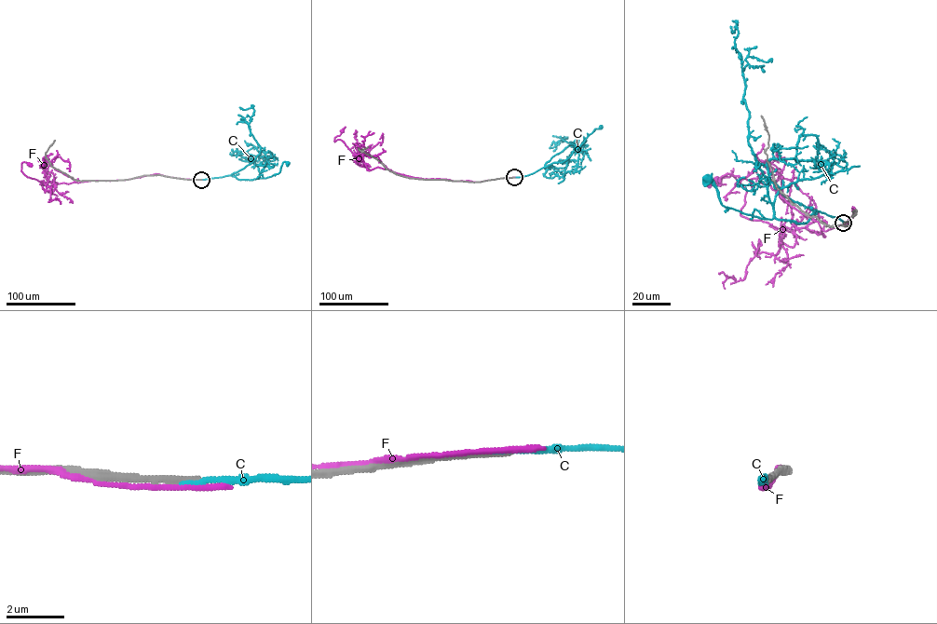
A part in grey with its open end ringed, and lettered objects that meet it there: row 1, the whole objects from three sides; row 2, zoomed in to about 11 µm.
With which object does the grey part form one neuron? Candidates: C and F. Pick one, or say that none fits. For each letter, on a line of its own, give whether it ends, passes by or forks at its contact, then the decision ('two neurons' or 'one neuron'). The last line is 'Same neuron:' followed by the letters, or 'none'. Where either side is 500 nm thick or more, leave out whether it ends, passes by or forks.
C: it ends there; one neuron
F: it passes by; two neurons
Same neuron: C

